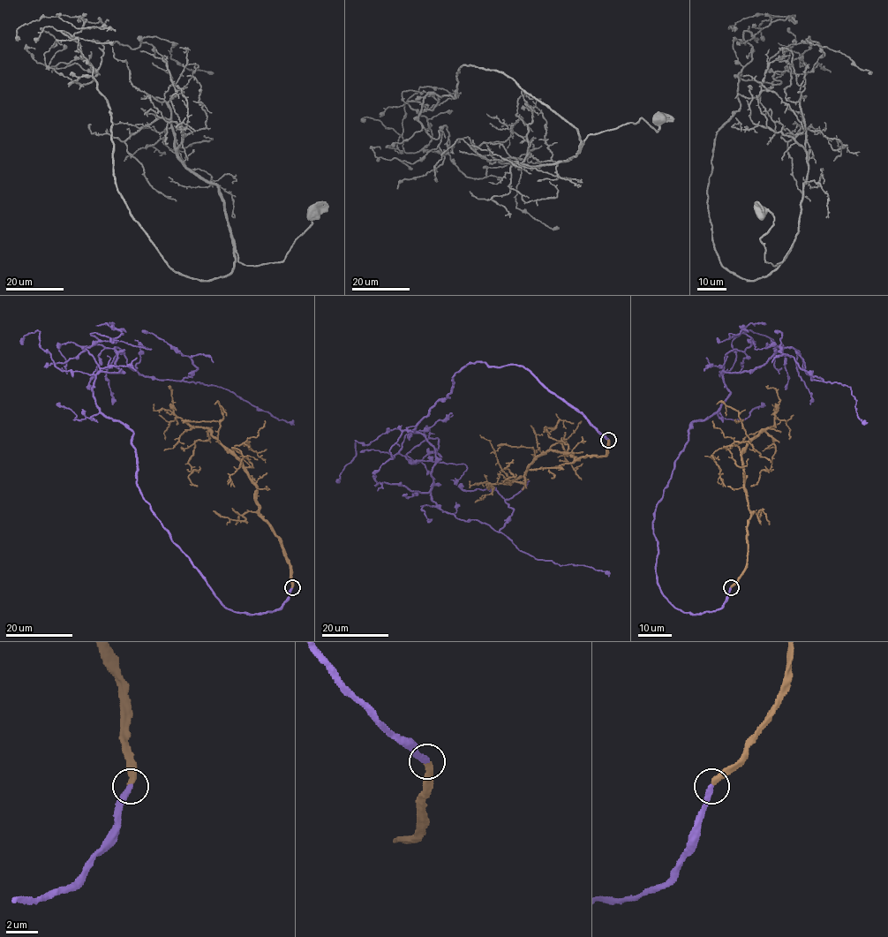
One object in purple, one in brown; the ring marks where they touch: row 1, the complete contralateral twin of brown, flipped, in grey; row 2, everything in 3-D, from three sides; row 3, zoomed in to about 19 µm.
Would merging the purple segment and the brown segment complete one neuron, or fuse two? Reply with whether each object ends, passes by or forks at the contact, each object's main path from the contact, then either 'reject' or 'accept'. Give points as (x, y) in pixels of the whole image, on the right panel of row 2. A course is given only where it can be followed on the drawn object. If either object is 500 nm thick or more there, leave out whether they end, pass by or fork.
purple ends there; brown ends there; purple runs (730, 587), (677, 609), (652, 525), (722, 374), (793, 348), (864, 425); brown runs (730, 586), (747, 559), (750, 513), (741, 452), (765, 431), (775, 452), (771, 468), (750, 486); accept

